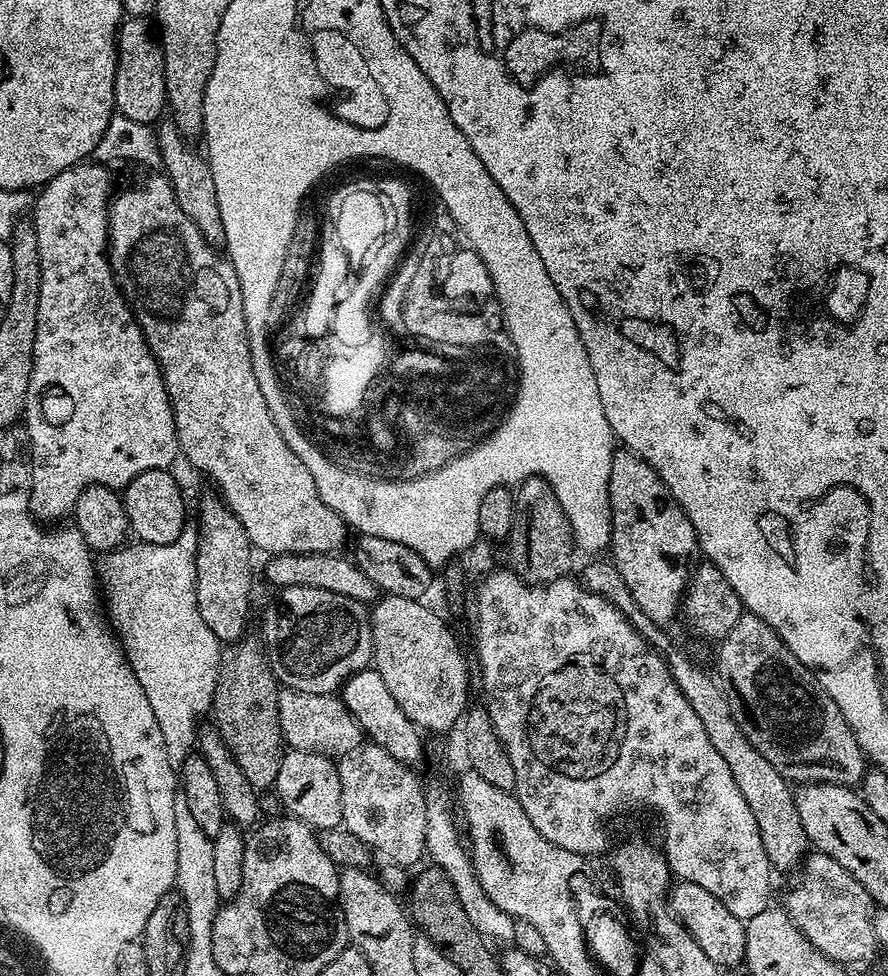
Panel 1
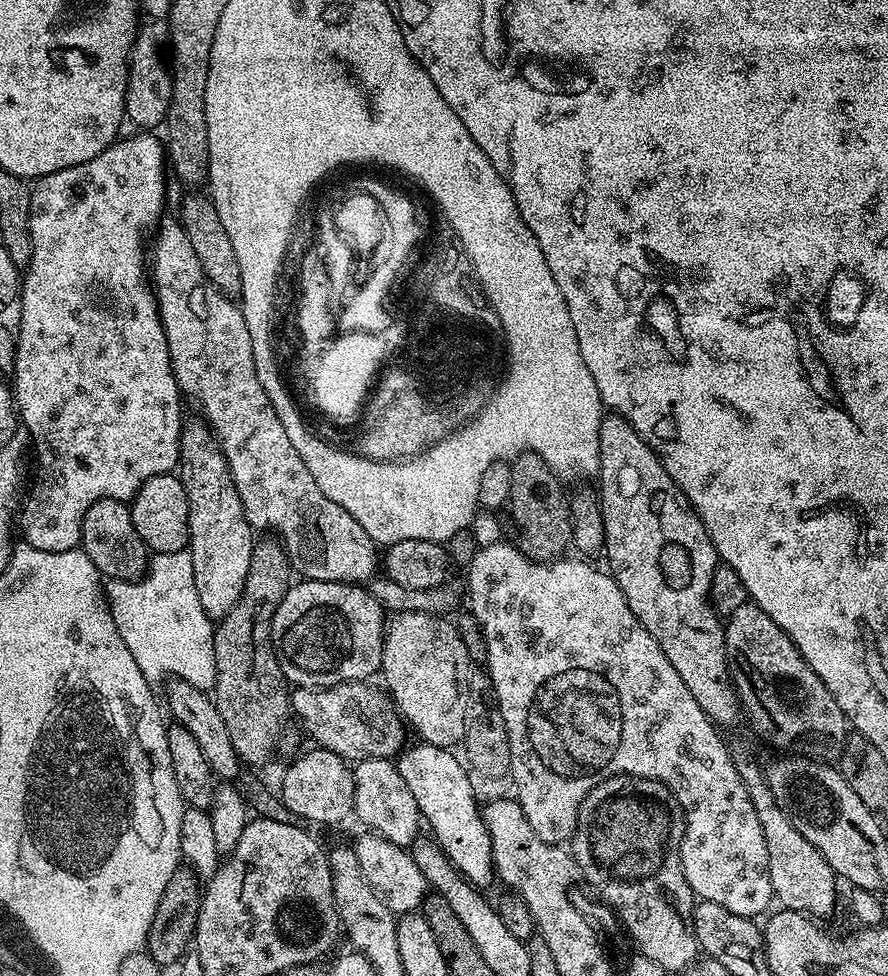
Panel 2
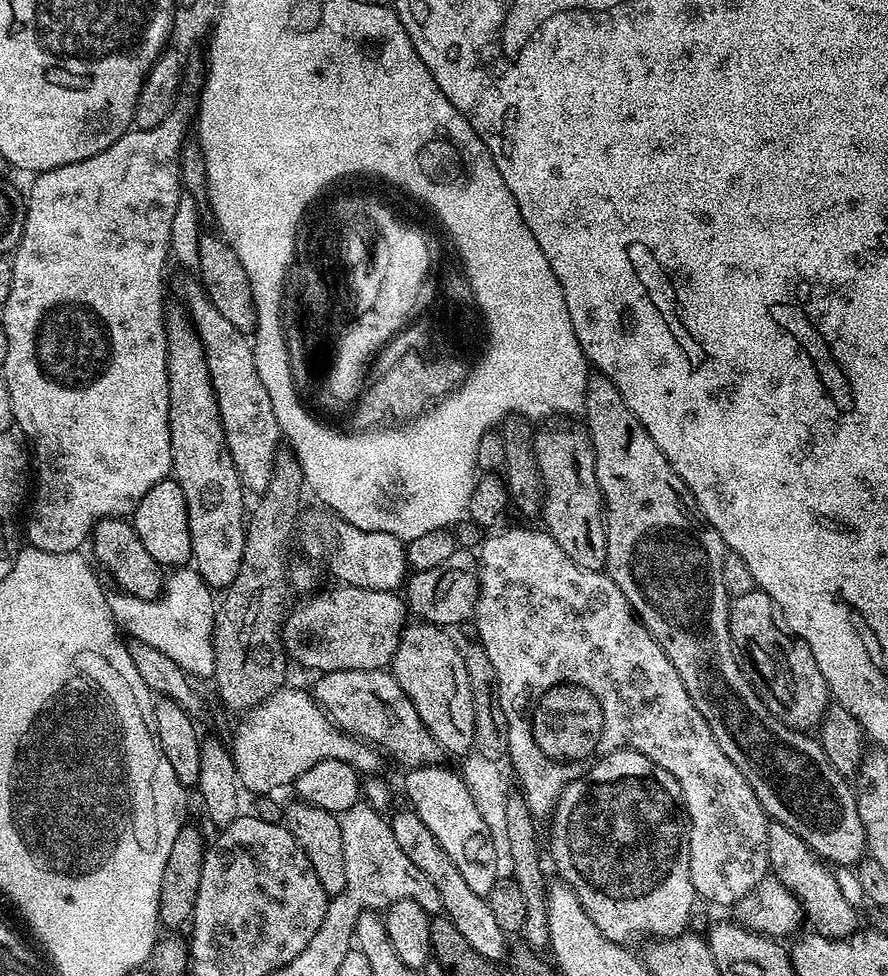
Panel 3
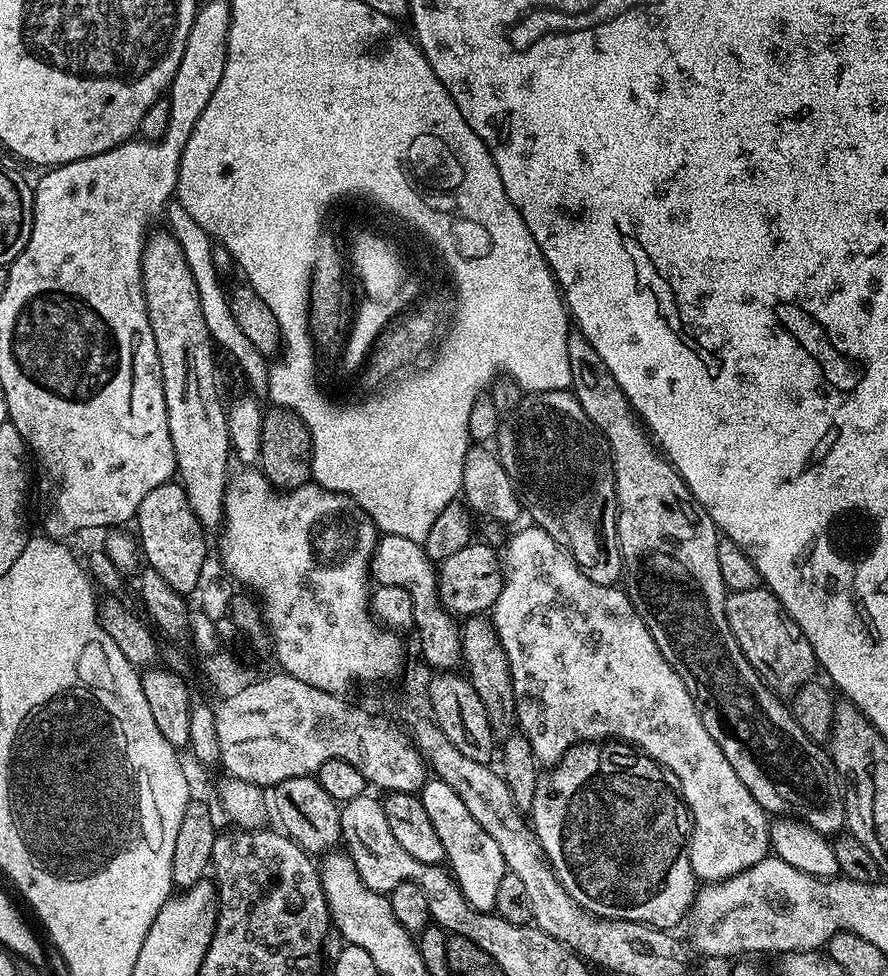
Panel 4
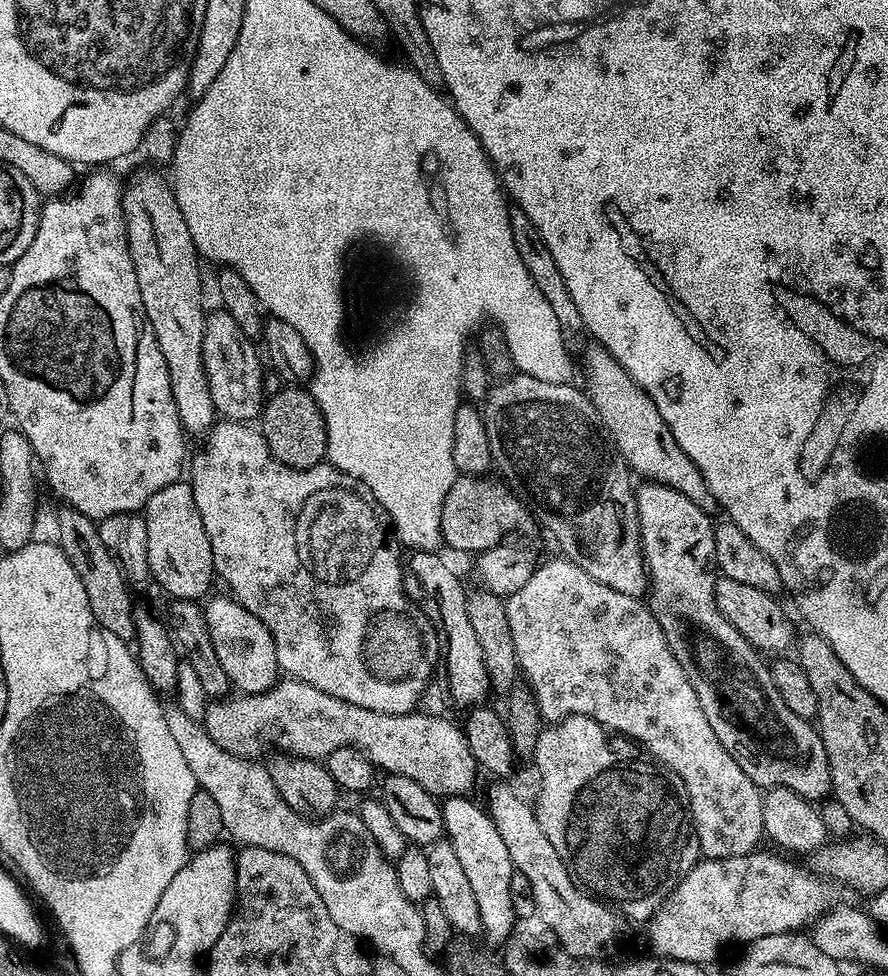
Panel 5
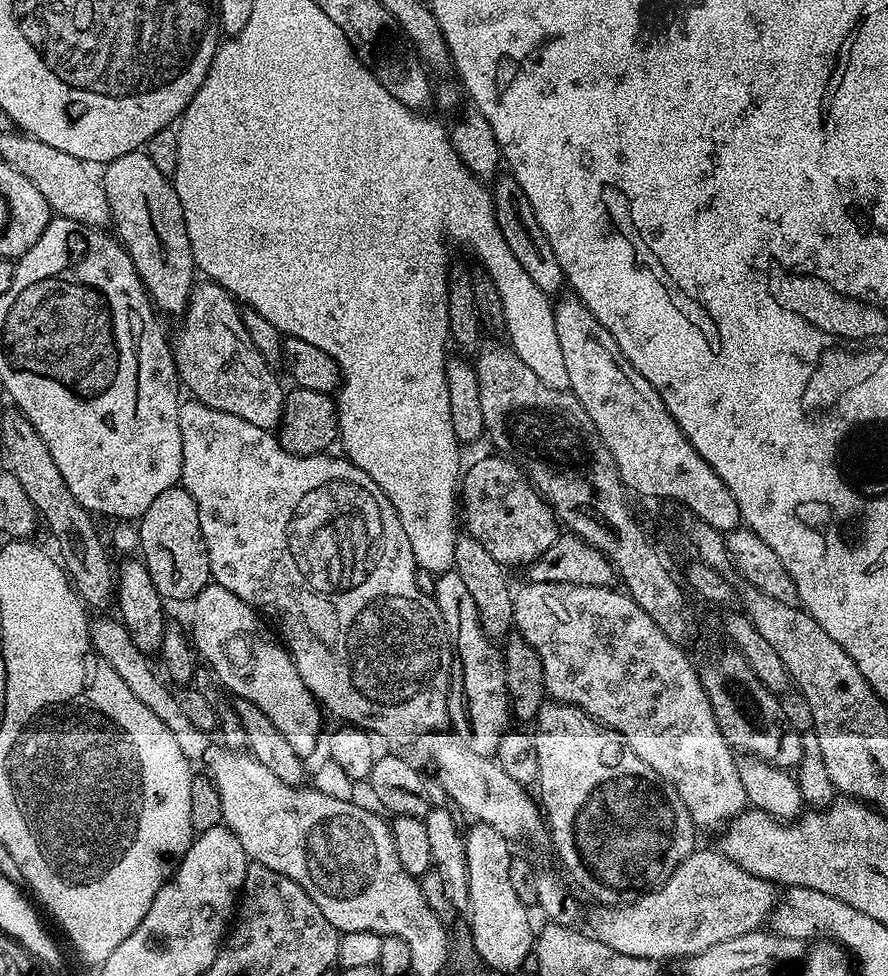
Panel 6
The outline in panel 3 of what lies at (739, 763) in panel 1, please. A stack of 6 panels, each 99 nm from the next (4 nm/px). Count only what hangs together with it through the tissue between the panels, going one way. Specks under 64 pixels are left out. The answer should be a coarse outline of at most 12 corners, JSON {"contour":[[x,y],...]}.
{"contour":[[785,824],[768,825],[771,875],[807,923],[837,940],[857,931],[857,905],[835,871]]}

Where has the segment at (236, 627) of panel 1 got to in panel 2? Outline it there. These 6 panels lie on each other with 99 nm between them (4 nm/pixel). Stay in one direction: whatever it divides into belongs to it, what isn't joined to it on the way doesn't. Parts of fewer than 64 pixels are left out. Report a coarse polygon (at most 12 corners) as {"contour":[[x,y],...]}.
{"contour":[[180,430],[178,475],[202,610],[238,602],[254,529],[220,441]]}

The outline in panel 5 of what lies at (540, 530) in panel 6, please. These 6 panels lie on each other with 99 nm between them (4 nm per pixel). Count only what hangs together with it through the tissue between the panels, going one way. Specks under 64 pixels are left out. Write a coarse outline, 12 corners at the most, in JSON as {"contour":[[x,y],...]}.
{"contour":[[457,475],[440,538],[479,554],[524,528],[530,512],[503,483]]}

